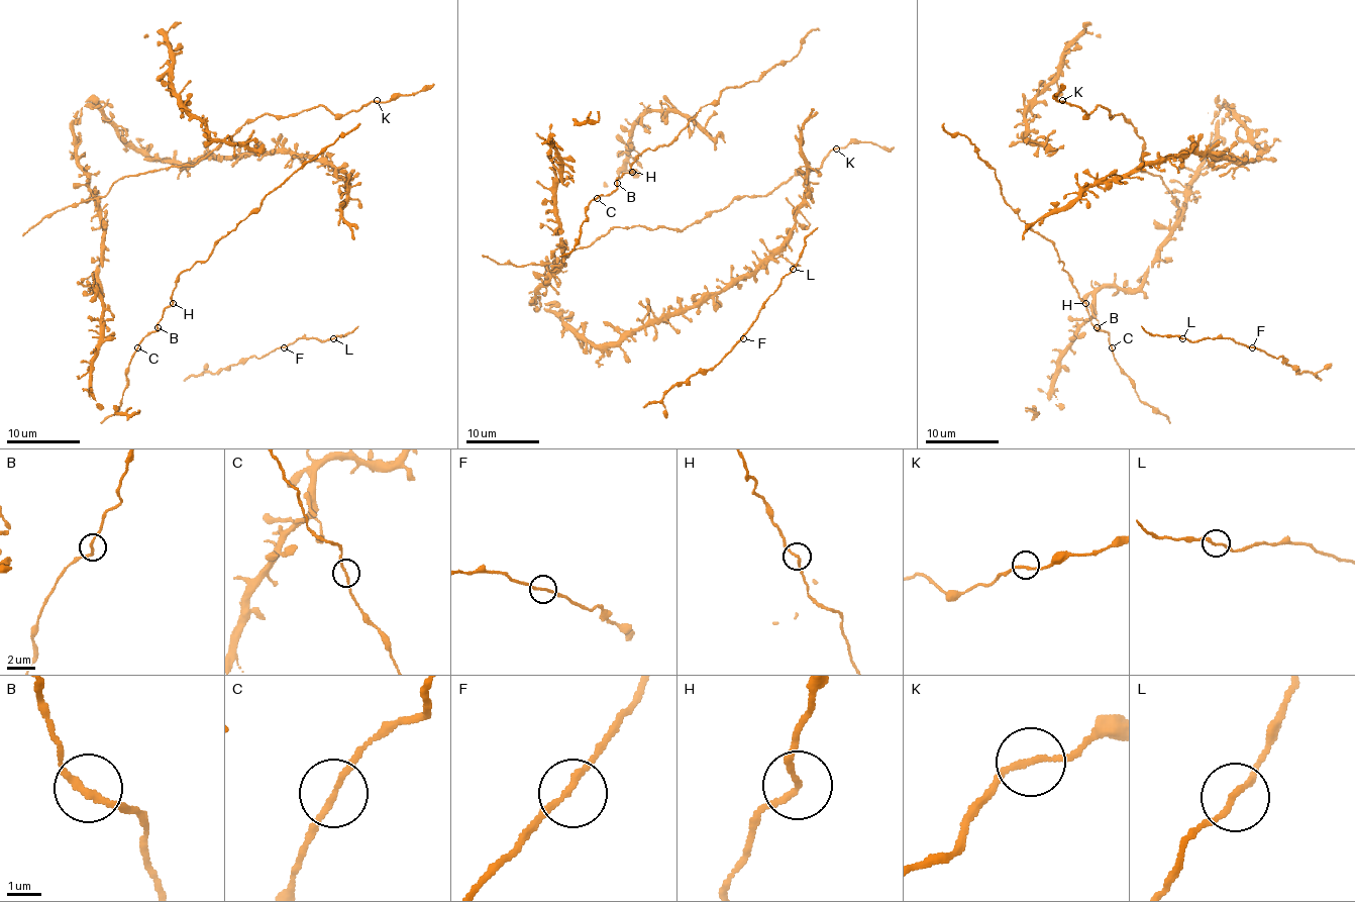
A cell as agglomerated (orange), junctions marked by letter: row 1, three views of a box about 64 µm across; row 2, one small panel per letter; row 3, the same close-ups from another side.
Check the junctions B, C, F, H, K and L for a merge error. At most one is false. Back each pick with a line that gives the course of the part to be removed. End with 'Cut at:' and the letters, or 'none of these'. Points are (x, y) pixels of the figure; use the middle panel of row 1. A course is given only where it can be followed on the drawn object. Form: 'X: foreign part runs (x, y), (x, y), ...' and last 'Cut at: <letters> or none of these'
Cut at: none of these

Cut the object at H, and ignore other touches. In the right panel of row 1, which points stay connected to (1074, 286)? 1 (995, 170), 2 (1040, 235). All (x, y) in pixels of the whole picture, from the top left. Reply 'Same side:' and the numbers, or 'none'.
Same side: 1, 2

